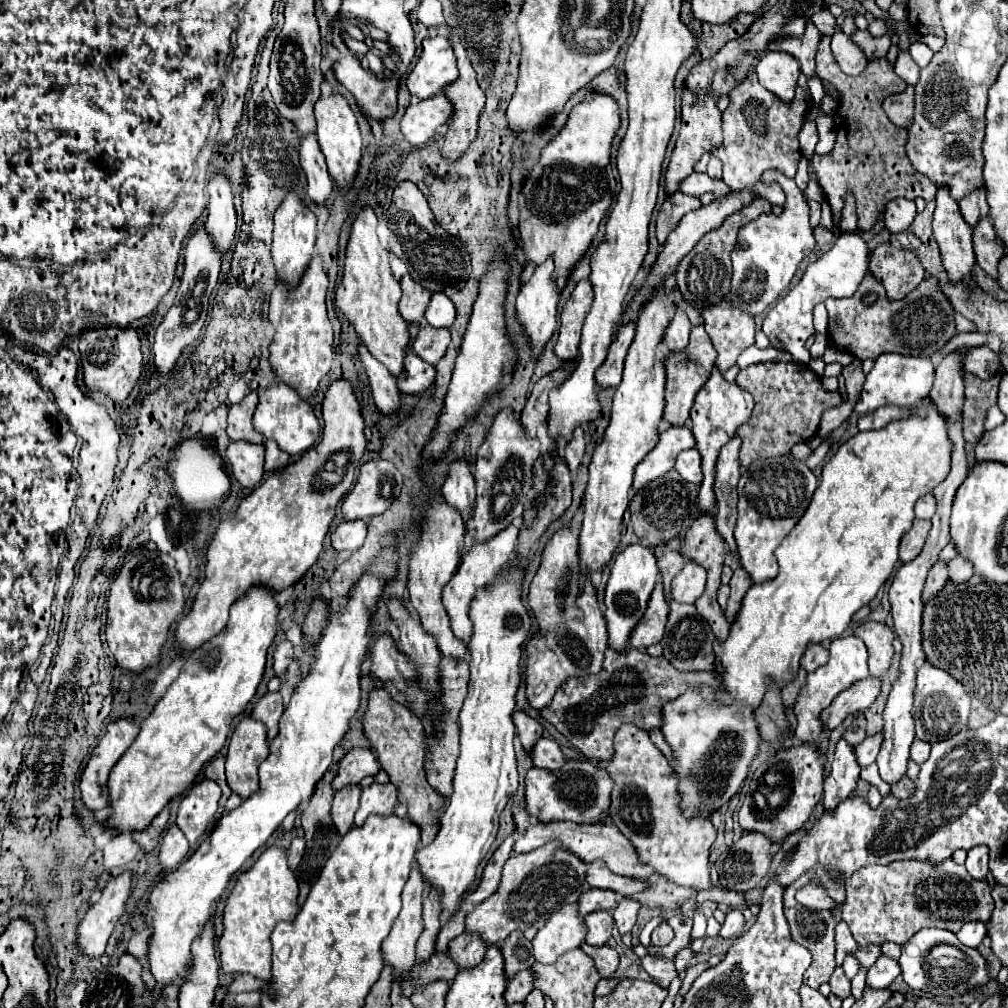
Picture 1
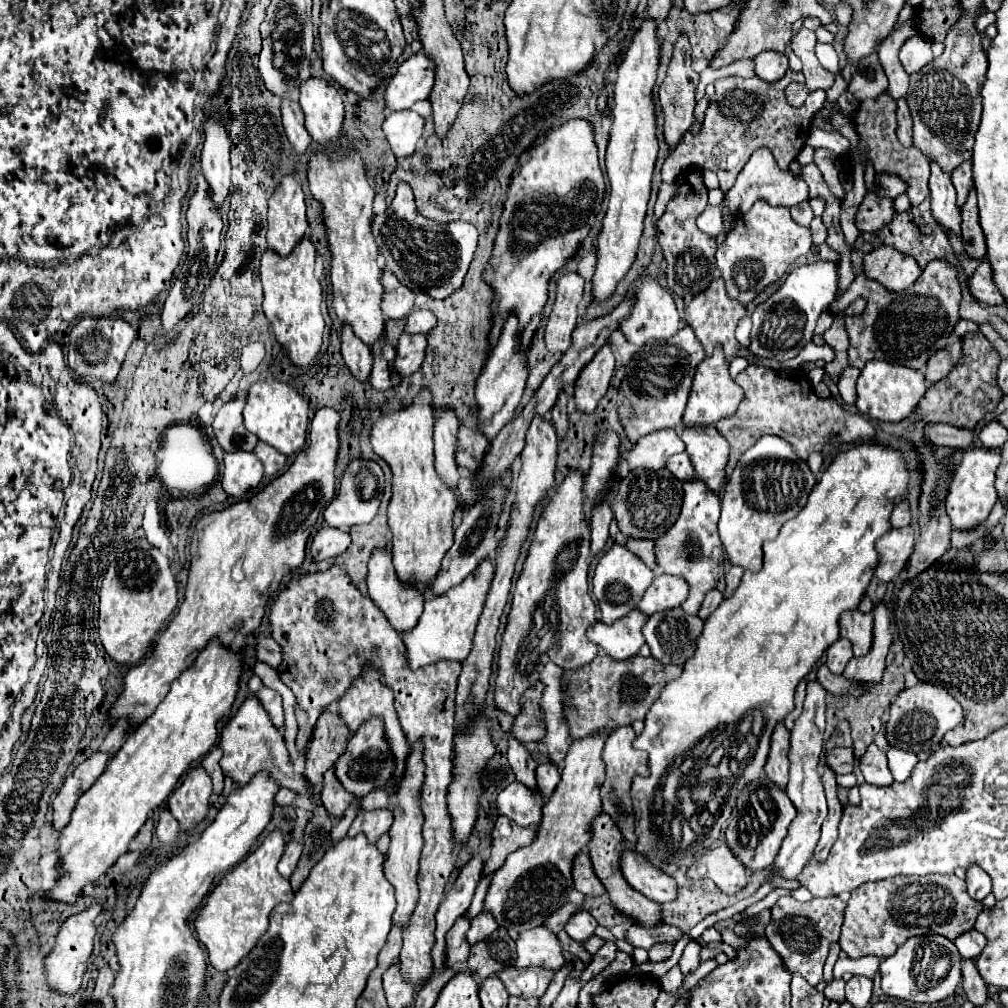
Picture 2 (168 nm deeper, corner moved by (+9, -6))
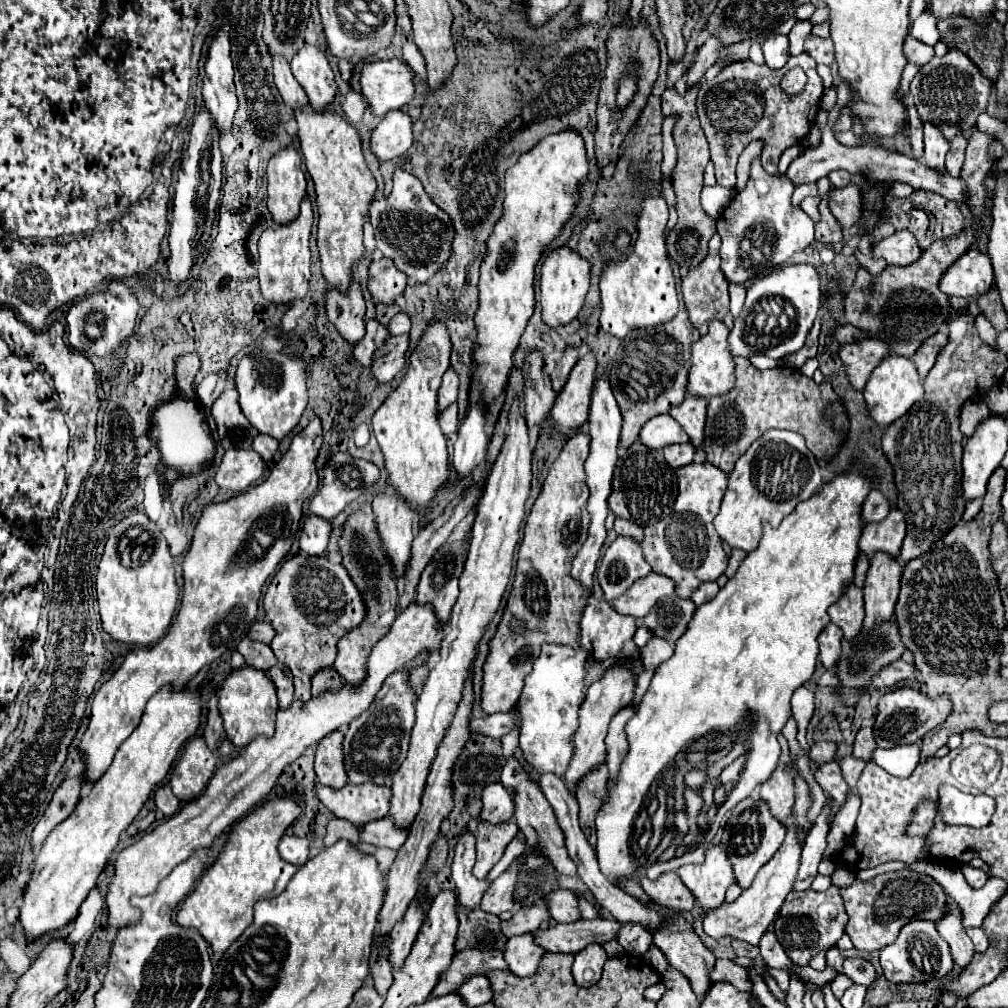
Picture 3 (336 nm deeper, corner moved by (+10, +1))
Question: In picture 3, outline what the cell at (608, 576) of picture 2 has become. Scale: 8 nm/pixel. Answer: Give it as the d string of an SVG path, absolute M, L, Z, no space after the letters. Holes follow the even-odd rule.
M618 536L602 556L598 580L606 594L606 600L610 602L628 590L636 578L642 578L650 572L652 568L644 560L640 542L628 536Z

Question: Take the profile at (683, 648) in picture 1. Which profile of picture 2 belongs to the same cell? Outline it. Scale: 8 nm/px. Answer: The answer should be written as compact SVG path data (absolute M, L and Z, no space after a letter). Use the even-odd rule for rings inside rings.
M675 607L653 613L643 627L643 637L651 649L651 657L661 665L683 665L693 657L701 629L703 621L699 617Z

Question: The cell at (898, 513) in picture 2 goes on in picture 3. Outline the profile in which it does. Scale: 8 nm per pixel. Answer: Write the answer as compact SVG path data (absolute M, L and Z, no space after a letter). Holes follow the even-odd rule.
M872 490L866 496L866 502L862 504L862 520L864 522L878 522L884 520L890 512L888 498L880 490Z

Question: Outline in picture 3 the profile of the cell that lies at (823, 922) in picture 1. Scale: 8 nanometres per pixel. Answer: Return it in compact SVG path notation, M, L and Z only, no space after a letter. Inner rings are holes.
M832 886L826 892L814 892L814 890L790 892L774 922L774 934L778 936L788 958L796 966L808 966L810 958L818 950L828 950L842 938L846 922L848 922L848 914L844 910L838 888Z

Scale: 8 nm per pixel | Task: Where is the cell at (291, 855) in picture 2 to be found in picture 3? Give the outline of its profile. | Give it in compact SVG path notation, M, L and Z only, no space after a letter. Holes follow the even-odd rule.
M284 836L278 844L278 852L282 856L282 860L294 864L294 866L302 866L308 860L308 840L306 838L298 838L298 836Z

